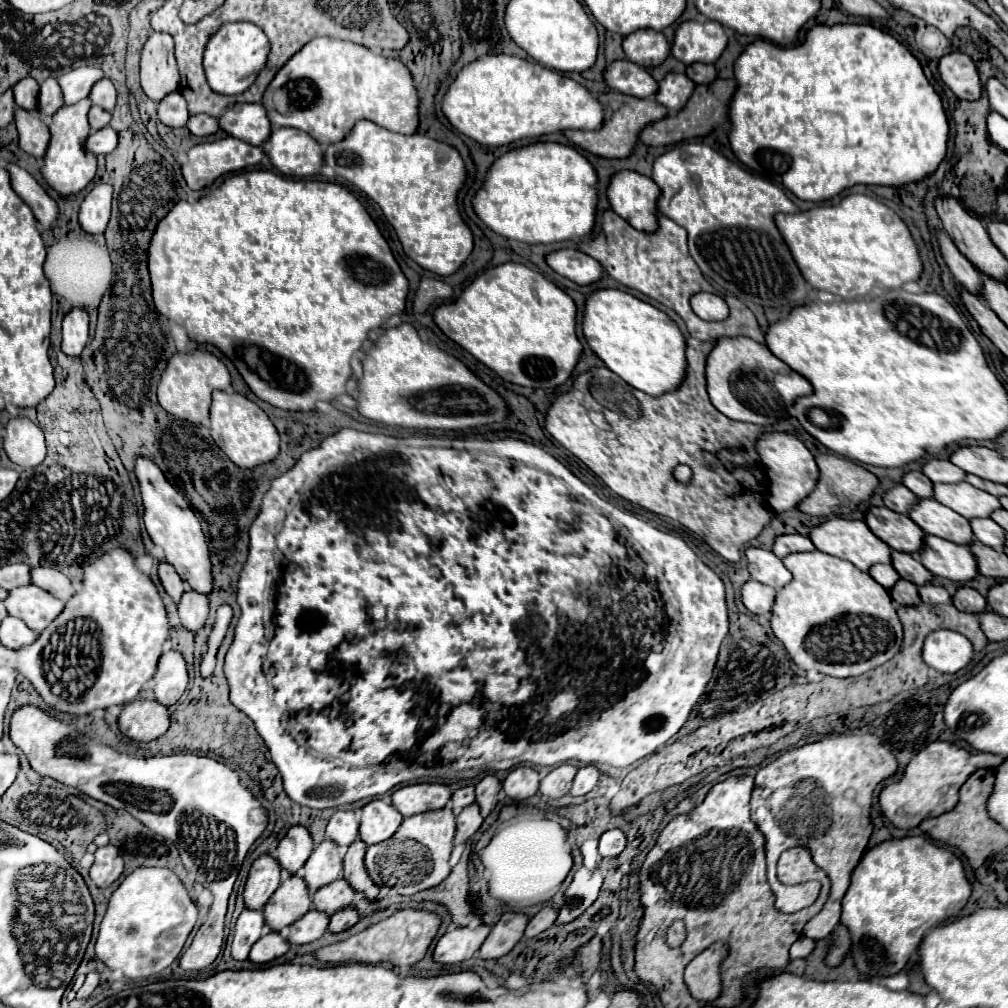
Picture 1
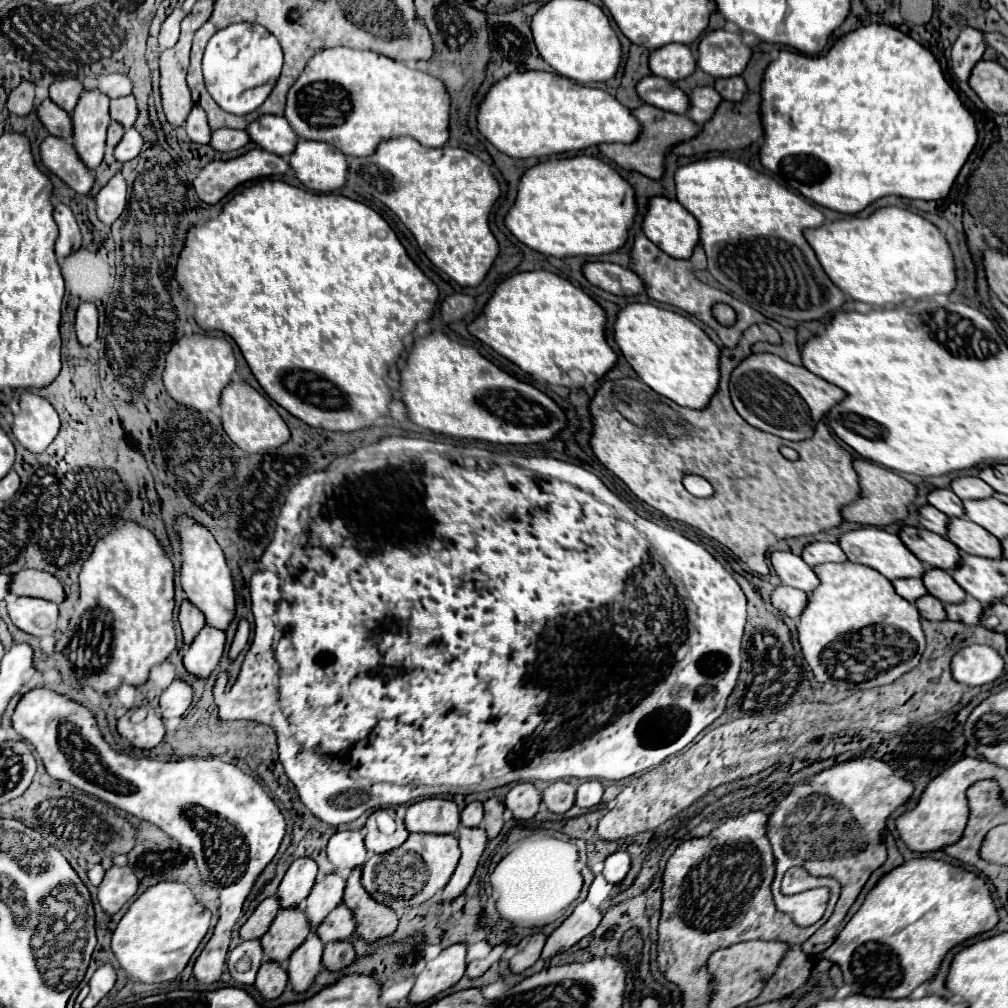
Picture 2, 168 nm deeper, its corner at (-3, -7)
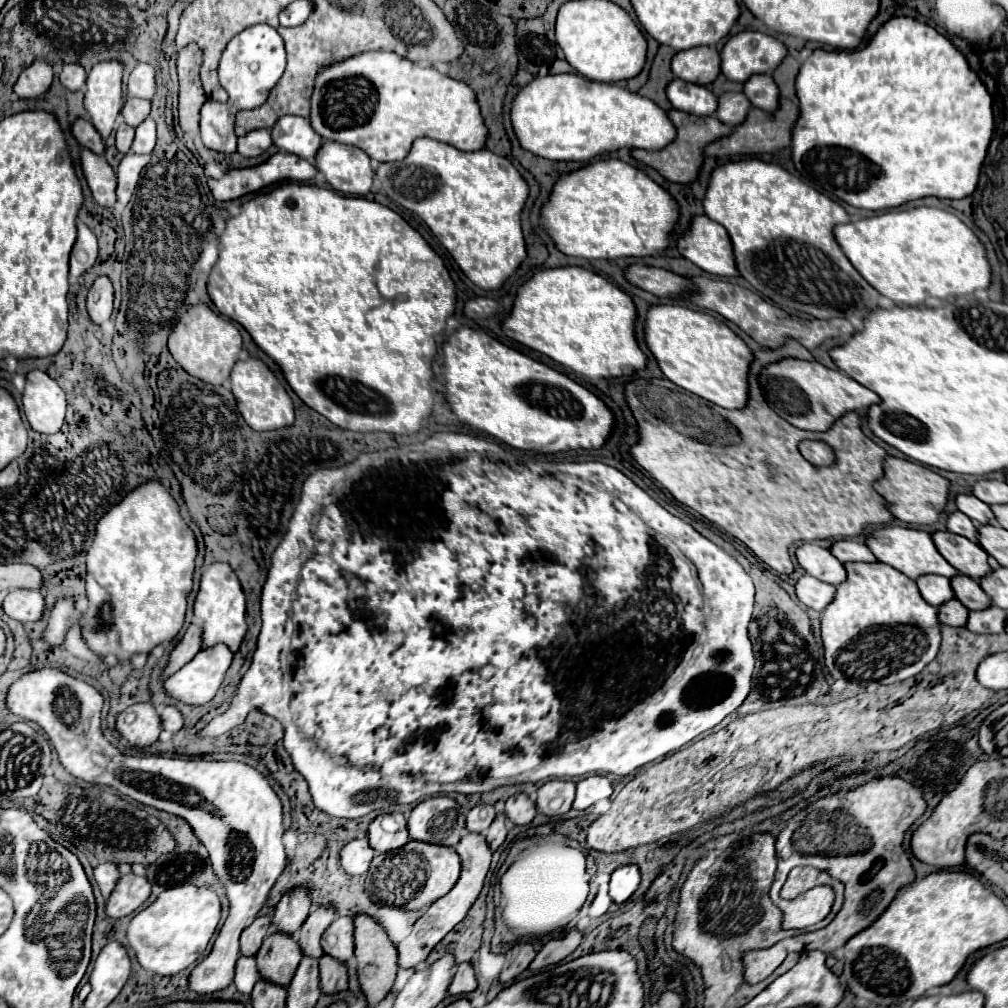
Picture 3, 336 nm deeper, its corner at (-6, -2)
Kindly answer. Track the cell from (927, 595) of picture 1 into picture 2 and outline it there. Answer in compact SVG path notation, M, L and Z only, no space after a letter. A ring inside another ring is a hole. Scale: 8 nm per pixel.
M967 596L963 604L945 604L945 608L947 608L947 618L959 620L965 624L979 624L979 618L983 612L983 606L973 596Z

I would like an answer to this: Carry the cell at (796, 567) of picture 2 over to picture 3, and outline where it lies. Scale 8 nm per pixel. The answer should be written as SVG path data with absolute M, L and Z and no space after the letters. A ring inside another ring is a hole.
M802 543L796 549L796 557L800 567L806 569L808 575L824 579L830 585L840 585L846 581L846 569L844 563L838 561L828 547L820 547L814 543Z

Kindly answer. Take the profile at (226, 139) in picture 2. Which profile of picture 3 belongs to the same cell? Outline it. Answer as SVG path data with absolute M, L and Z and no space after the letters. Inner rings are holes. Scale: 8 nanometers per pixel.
M258 129L238 139L238 153L244 157L258 157L272 145L270 131Z

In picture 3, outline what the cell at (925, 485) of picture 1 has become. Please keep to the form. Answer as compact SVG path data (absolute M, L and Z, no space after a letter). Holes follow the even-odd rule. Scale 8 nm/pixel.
M958 495L956 505L964 515L968 515L970 519L974 519L980 525L994 525L996 523L992 509L986 503L982 503L980 499L976 499L974 495Z

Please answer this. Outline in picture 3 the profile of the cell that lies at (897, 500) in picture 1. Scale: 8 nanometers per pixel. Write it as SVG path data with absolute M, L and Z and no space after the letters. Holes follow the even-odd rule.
M956 511L956 513L952 513L948 517L948 531L952 531L956 535L962 535L962 537L972 539L972 541L978 543L978 527L976 527L976 523L970 517L962 515L960 511Z

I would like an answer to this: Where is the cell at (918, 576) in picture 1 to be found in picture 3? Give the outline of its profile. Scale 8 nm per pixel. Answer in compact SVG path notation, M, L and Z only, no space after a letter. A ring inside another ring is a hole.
M956 575L952 577L952 587L954 587L954 595L956 599L966 605L968 609L982 609L982 607L990 607L990 597L982 591L980 583L966 577L966 575Z

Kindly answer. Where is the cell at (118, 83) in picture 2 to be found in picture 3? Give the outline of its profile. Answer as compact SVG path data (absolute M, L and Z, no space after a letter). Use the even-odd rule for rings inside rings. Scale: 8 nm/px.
M138 63L138 67L132 71L130 79L128 79L128 93L132 97L140 97L140 99L152 99L154 97L154 77L156 77L156 69L148 63Z

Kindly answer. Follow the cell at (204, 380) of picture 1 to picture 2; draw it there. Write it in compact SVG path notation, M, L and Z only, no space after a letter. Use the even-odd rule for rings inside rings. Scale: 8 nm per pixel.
M195 334L185 336L171 346L165 362L163 384L177 404L197 412L213 412L219 406L221 390L231 382L233 372L235 372L235 356L231 344L223 338Z

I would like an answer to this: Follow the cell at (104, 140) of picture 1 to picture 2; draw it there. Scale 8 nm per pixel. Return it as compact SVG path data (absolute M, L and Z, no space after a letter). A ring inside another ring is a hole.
M129 128L129 130L123 134L123 140L121 140L121 142L115 146L115 150L113 150L115 160L119 160L119 162L129 162L129 160L133 160L133 158L141 152L141 144L143 144L143 138L139 136L139 132L133 130L133 128Z

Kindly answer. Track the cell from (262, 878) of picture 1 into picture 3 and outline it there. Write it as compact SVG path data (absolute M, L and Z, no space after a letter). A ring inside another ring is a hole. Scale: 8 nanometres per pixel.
M264 915L264 917L256 917L244 931L240 937L240 955L256 955L262 939L268 935L270 931L270 923L272 923L272 915Z

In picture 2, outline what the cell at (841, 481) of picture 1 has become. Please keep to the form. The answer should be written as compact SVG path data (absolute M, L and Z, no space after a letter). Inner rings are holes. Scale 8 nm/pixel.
M853 460L853 468L859 476L861 496L855 498L855 502L845 504L841 508L841 518L845 522L857 522L857 524L871 524L871 526L885 526L895 520L903 520L907 516L907 504L915 498L915 486L907 482L905 478L897 476L895 472L871 464L867 460Z

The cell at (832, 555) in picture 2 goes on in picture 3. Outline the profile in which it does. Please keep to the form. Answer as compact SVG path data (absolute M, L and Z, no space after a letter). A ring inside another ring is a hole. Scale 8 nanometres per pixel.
M840 539L834 541L834 545L830 547L830 551L844 563L848 561L866 561L866 563L876 563L878 559L874 557L874 553L866 547L866 543L862 541L852 541L852 539Z

